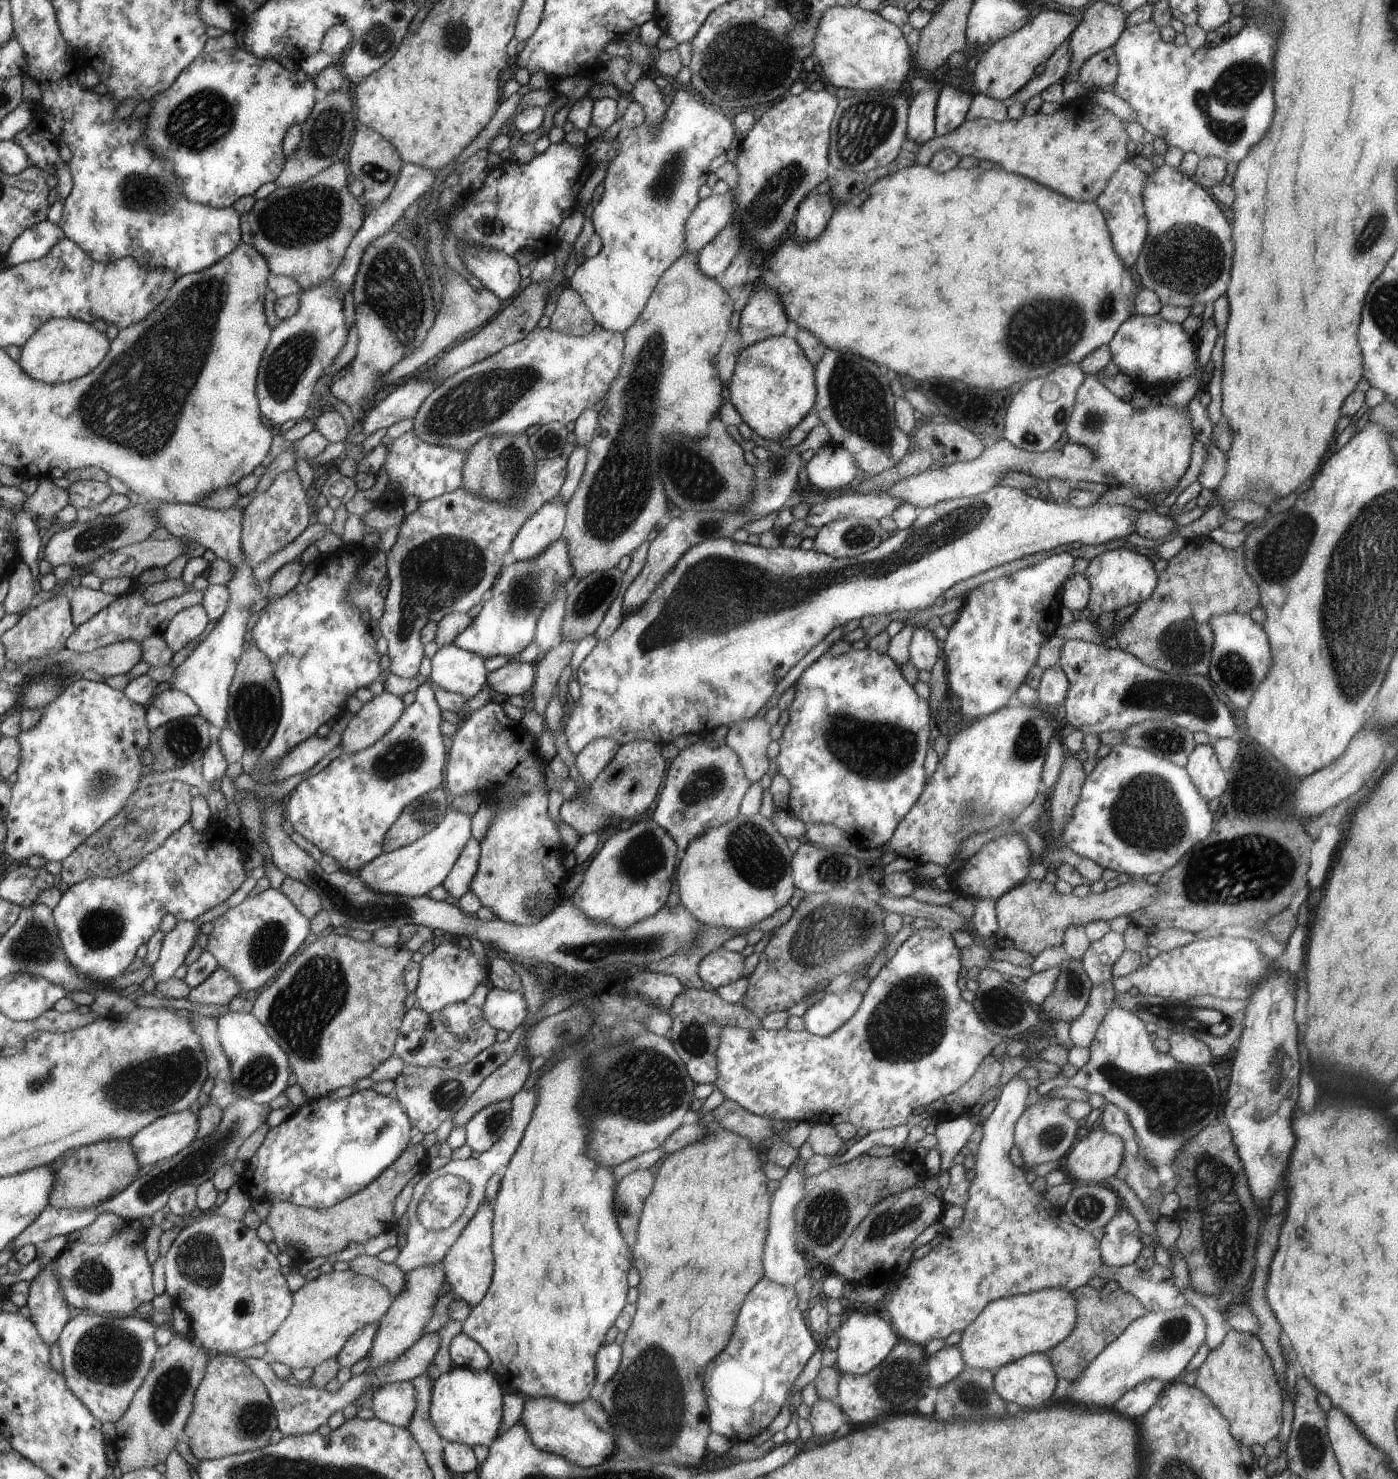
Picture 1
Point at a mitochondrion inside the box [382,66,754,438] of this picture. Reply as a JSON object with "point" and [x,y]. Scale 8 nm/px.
{"point":[662,190]}

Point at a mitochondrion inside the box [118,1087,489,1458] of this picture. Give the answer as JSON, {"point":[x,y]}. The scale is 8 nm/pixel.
{"point":[200,1161]}

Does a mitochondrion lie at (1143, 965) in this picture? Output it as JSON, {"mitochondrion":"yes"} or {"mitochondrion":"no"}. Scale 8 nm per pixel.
{"mitochondrion":"no"}

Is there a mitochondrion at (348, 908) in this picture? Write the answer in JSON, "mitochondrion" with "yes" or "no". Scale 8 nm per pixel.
{"mitochondrion":"yes"}

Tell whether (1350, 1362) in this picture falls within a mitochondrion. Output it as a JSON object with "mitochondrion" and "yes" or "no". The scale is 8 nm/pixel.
{"mitochondrion":"no"}

